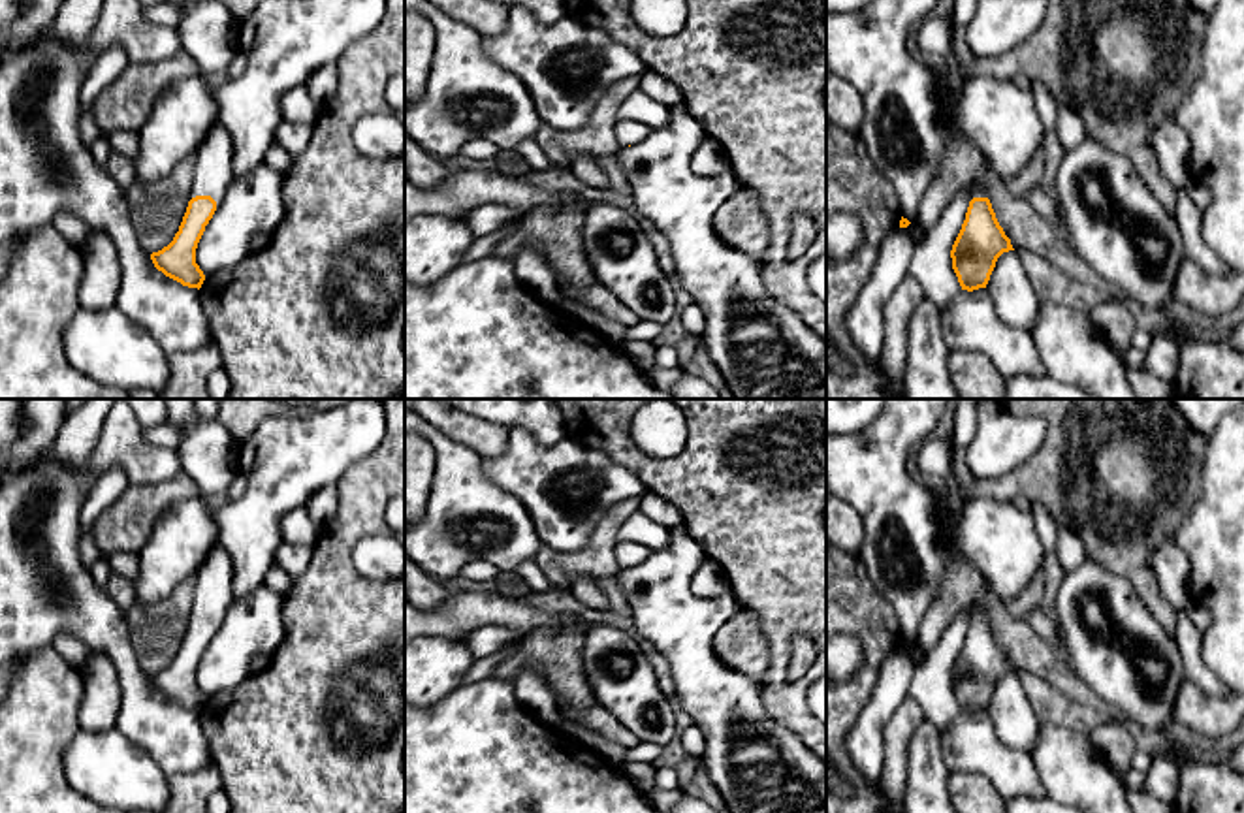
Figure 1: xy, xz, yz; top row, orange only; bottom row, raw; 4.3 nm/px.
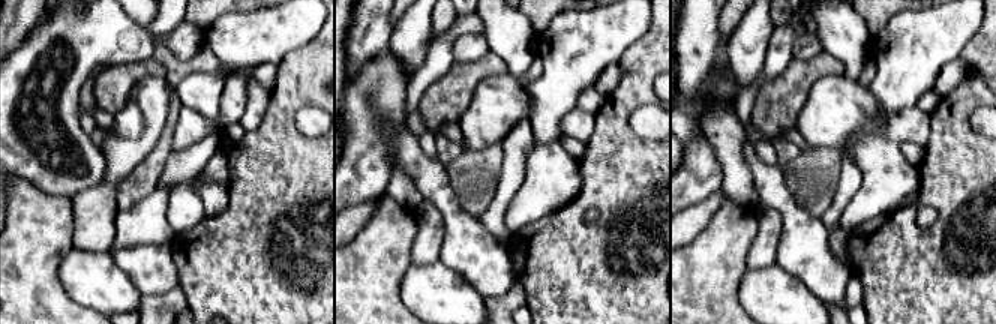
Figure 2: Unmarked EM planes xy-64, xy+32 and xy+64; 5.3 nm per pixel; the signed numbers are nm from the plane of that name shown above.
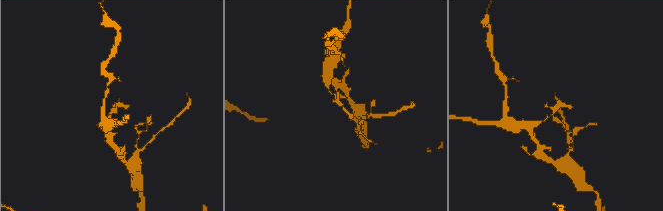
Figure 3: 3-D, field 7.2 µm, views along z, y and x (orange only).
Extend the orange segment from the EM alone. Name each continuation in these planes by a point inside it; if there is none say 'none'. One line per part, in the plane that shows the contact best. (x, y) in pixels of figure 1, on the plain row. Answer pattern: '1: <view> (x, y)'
1: xy (211, 597)

